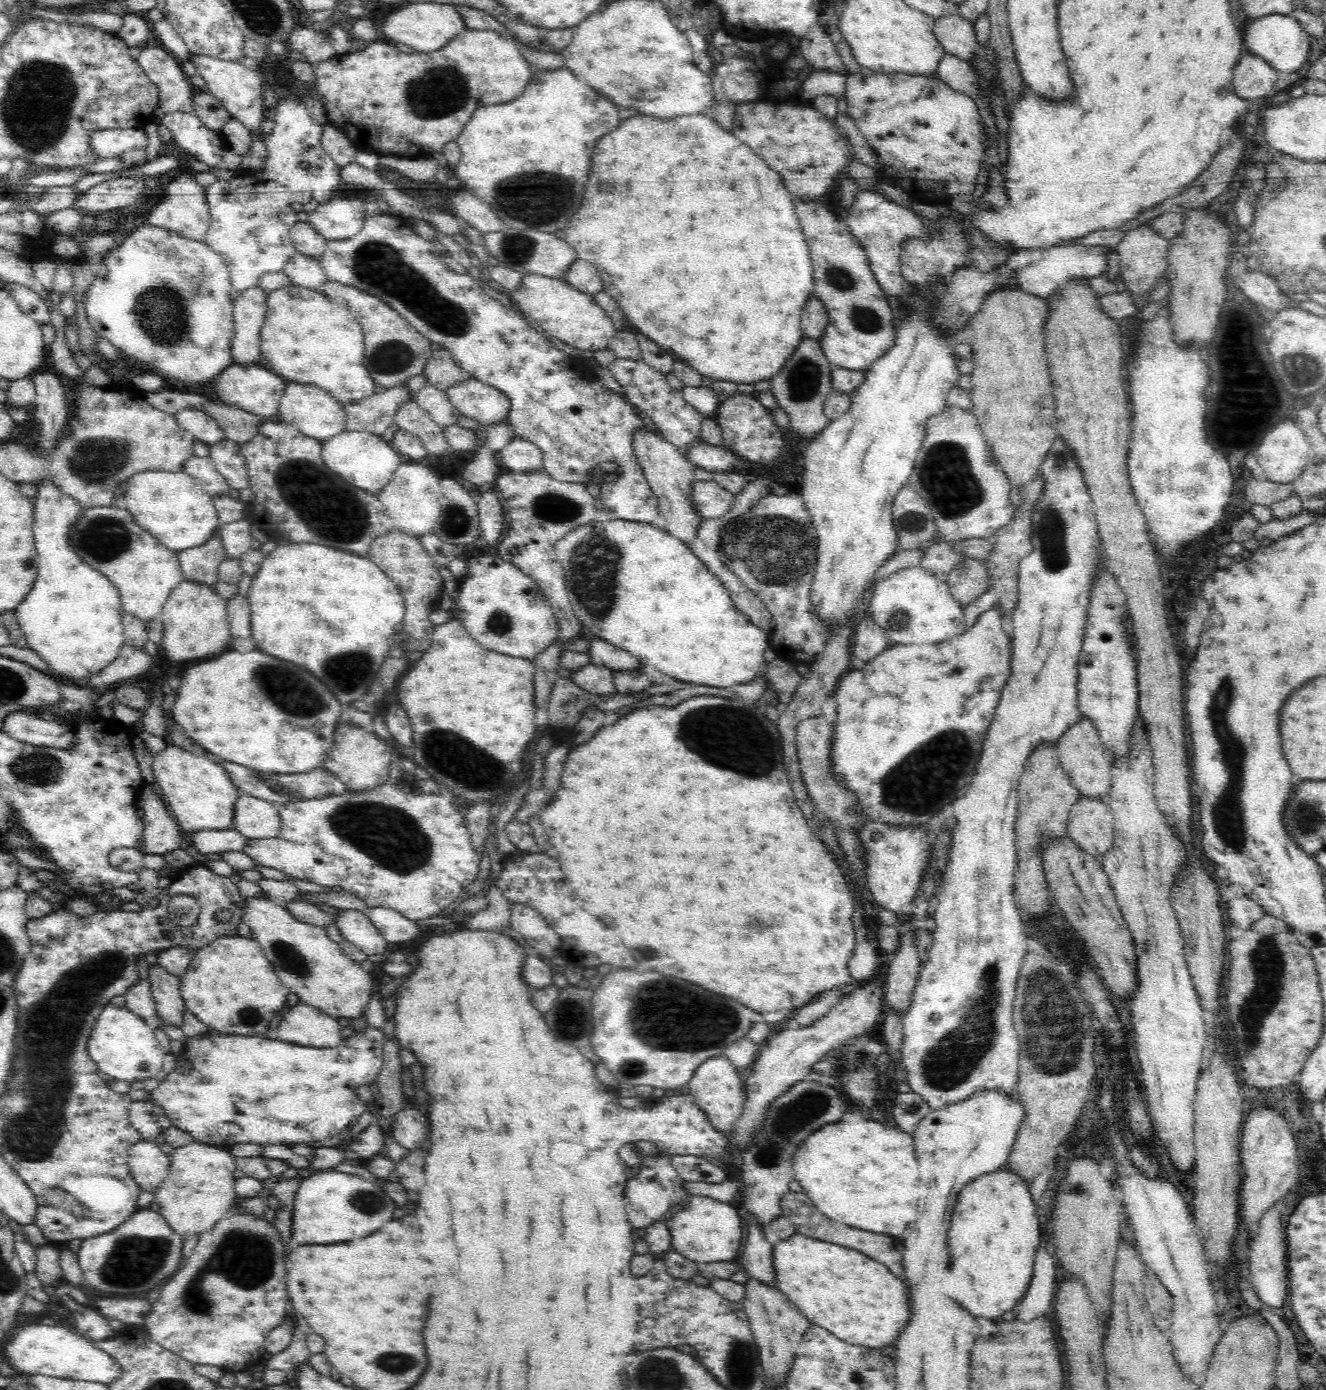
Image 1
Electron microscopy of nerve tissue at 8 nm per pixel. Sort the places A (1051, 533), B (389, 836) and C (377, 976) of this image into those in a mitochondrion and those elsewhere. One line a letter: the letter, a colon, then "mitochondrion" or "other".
A: mitochondrion
B: mitochondrion
C: other

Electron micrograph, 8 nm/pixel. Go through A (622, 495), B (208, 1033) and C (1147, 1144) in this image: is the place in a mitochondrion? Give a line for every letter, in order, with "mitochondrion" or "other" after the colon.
A: other
B: other
C: other

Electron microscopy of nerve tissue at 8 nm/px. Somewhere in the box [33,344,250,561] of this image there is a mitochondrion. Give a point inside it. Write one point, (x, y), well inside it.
(94, 460)

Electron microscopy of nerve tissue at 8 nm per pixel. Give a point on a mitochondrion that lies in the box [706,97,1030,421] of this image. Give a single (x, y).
(803, 379)

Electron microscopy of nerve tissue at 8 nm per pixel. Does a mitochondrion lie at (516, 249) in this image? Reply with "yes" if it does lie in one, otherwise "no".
yes

